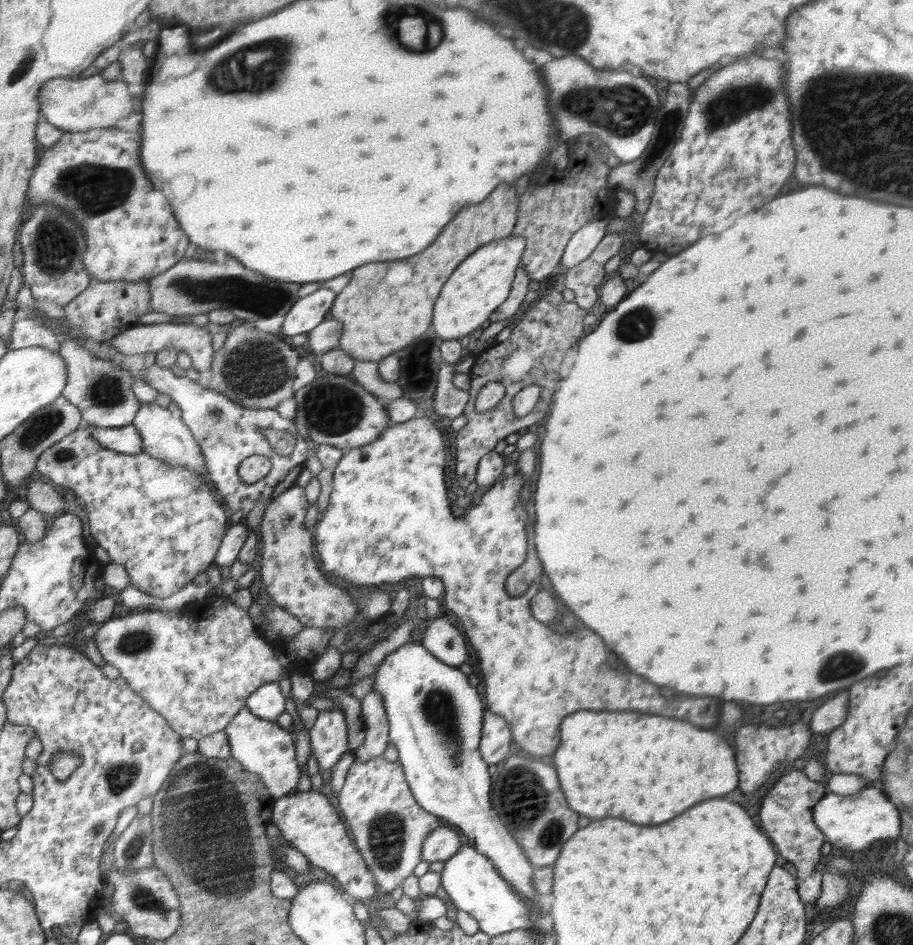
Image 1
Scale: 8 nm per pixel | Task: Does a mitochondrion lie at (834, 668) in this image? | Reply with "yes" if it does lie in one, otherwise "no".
yes

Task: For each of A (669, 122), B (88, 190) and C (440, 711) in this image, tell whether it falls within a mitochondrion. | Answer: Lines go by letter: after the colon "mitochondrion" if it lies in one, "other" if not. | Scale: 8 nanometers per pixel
A: mitochondrion
B: mitochondrion
C: mitochondrion

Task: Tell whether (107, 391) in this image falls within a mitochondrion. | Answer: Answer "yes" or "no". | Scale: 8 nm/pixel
yes

